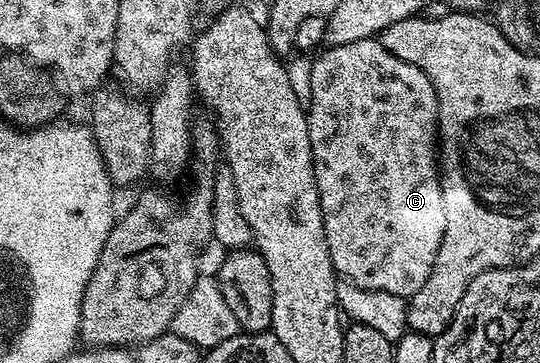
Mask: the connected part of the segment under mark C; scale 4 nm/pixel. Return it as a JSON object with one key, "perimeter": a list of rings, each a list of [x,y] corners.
{"perimeter":[[[376,38],[346,42],[342,46],[328,46],[320,54],[321,56],[313,62],[312,69],[308,72],[306,111],[310,130],[310,150],[314,162],[314,178],[318,182],[318,198],[322,206],[322,222],[326,230],[326,246],[330,250],[332,269],[335,270],[337,277],[359,288],[411,298],[418,290],[422,290],[422,286],[426,286],[426,278],[430,278],[430,270],[434,270],[434,258],[438,258],[438,246],[442,246],[442,238],[446,234],[446,206],[442,202],[438,167],[436,91],[430,78],[422,74],[418,66],[410,66],[410,62],[402,62],[400,56],[390,54],[390,50],[386,50],[386,46],[382,46]]]}

